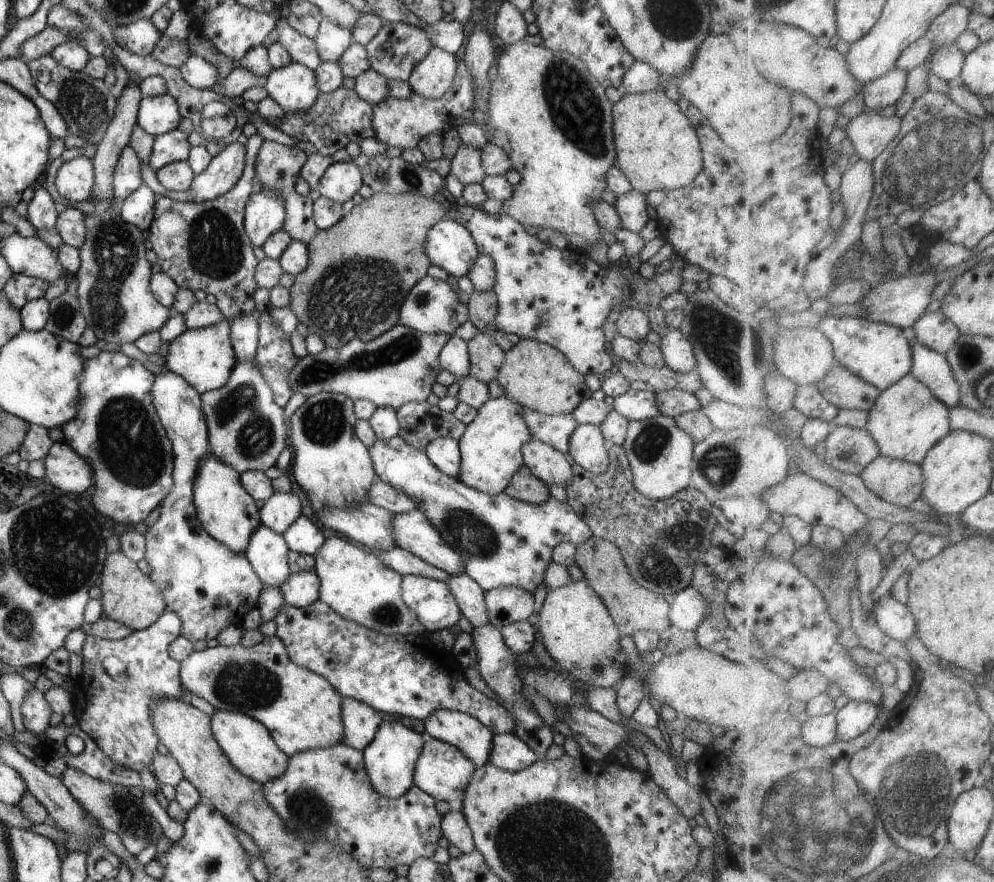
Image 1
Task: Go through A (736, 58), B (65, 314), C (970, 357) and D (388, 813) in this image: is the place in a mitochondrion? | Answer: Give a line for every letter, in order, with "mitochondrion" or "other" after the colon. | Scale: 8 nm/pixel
A: other
B: mitochondrion
C: mitochondrion
D: other

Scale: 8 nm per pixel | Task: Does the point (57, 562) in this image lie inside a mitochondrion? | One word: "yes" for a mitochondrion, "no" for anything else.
yes

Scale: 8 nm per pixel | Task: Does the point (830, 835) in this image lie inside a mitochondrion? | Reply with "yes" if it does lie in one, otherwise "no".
yes

